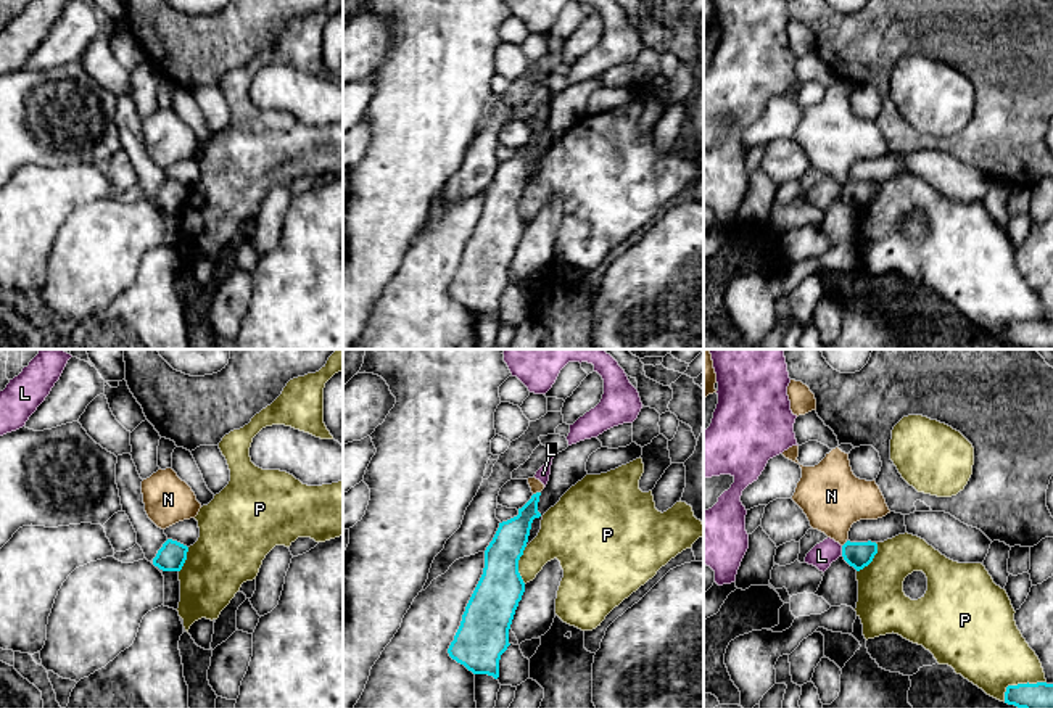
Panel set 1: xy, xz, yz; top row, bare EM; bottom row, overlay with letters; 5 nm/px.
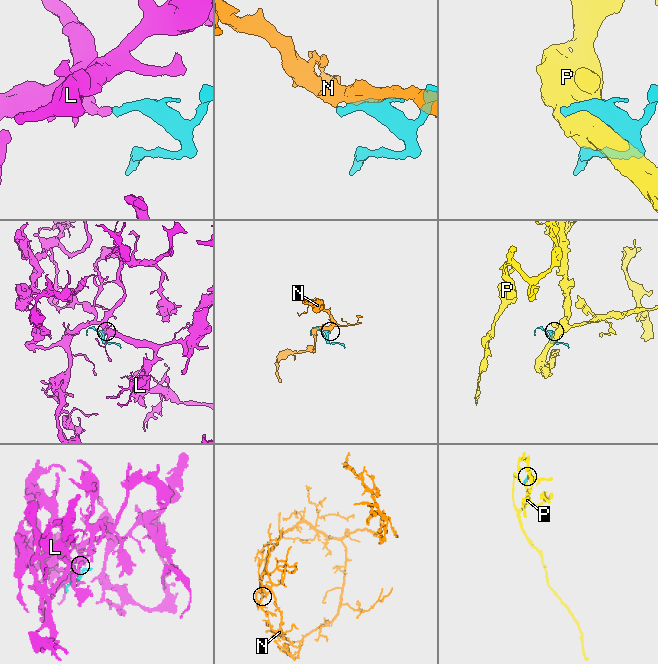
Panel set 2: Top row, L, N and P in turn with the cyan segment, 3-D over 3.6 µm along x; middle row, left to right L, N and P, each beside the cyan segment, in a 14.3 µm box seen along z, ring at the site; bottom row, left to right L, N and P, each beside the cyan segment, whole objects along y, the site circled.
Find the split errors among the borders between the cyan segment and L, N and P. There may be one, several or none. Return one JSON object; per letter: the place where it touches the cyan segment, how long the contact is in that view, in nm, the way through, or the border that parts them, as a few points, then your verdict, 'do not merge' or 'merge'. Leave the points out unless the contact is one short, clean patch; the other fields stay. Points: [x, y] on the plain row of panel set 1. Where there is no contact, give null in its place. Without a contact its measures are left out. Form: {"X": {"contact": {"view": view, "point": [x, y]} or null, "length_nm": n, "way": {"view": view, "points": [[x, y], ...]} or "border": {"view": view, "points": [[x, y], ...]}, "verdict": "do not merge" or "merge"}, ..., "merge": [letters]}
{"L": {"contact": {"view": "yz", "point": [842, 190]}, "length_nm": 60, "border": {"view": "yz", "points": [[841, 185], [842, 195]]}, "verdict": "do not merge"}, "N": {"contact": {"view": "xz", "point": [536, 132]}, "length_nm": 40, "verdict": "do not merge"}, "P": {"contact": {"view": "xz", "point": [517, 205]}, "length_nm": 190, "verdict": "do not merge"}, "merge": []}

